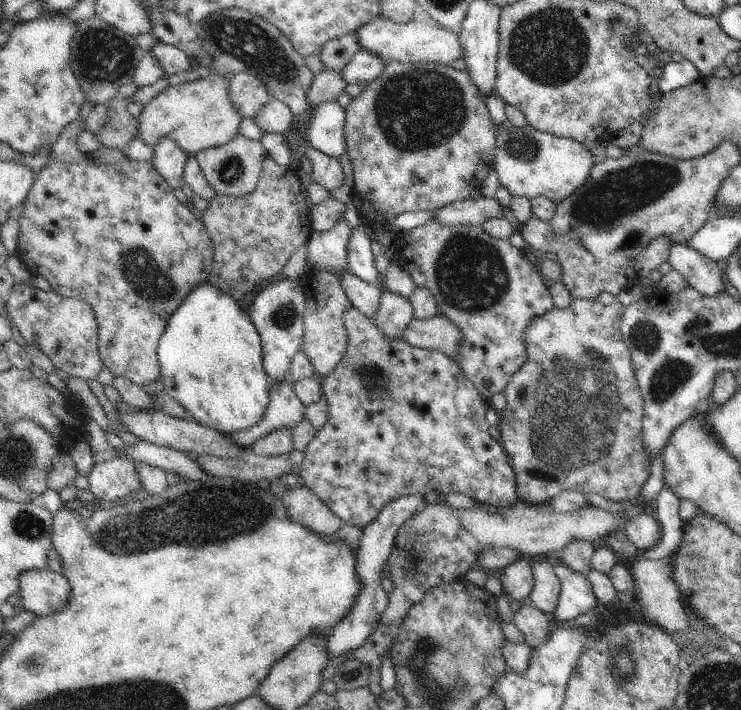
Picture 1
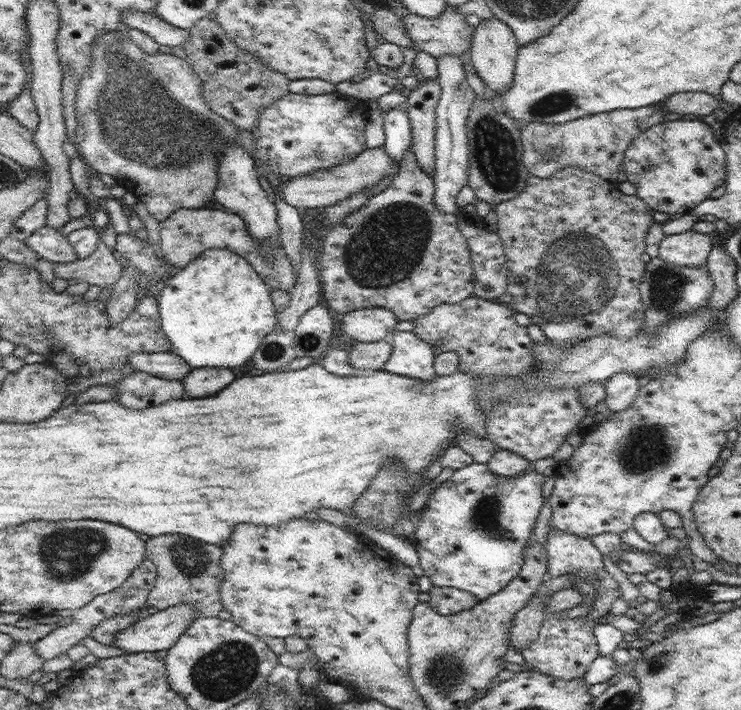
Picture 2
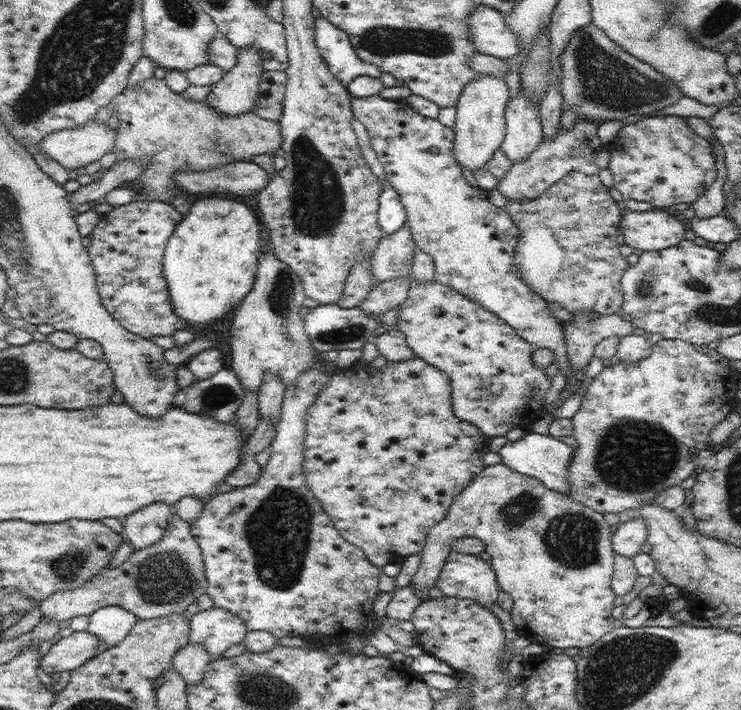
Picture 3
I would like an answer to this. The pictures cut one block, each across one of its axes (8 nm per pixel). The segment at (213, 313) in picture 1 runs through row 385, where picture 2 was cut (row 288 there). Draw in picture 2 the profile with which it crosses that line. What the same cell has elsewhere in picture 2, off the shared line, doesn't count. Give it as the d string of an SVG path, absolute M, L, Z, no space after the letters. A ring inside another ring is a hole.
M208 248L200 253L198 257L190 261L186 267L177 270L177 273L165 281L165 286L160 296L157 298L157 305L159 308L160 324L162 331L171 344L171 350L178 353L191 367L210 367L220 366L226 368L233 368L246 364L252 358L258 346L262 344L264 337L276 328L277 311L271 300L271 287L264 282L264 279L254 270L254 267L242 256L232 252L227 248Z

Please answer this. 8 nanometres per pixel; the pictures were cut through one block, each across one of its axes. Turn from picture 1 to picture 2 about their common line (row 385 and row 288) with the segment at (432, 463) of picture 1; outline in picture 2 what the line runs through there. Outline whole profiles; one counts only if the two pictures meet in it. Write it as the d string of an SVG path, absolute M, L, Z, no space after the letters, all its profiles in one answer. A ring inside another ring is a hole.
M411 148L399 168L386 189L323 233L318 262L321 290L337 317L361 308L384 307L394 312L399 322L413 321L438 304L458 304L474 296L474 266L466 238L458 228L457 215L436 210L433 177L419 168Z

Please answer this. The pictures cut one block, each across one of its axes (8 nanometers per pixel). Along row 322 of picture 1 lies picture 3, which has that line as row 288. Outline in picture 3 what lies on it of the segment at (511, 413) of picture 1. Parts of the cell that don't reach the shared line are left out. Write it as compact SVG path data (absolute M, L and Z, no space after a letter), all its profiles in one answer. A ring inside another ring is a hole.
M572 171L546 192L534 200L511 200L505 209L512 217L520 234L515 246L514 262L519 268L524 282L548 303L558 303L568 312L579 310L599 312L599 314L617 314L623 305L621 278L629 264L620 253L620 221L623 218L618 201L613 198L597 174L588 176L580 171Z

